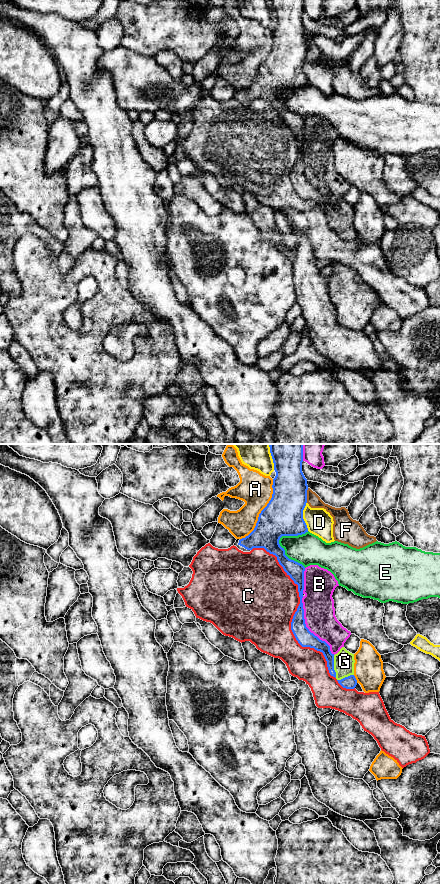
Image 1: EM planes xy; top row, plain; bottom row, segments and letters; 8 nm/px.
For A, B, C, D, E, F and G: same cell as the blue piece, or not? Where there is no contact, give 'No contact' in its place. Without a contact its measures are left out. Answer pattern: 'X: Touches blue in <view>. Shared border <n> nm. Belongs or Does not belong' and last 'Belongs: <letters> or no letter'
A: Touches blue in xy. Shared border 550 nm. Does not belong
B: Touches blue in xy. Shared border 550 nm. Does not belong
C: Touches blue in xy. Shared border 1250 nm. Does not belong
D: Touches blue in xy. Shared border 240 nm. Does not belong
E: Touches blue in xy. Shared border 320 nm. Does not belong
F: Touches blue in xy. Shared border 120 nm. Does not belong
G: Touches blue in xy. Shared border 190 nm. Belongs
Belongs: G

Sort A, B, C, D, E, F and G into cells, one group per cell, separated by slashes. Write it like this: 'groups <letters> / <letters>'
groups A / B / C / D / E / F / G

